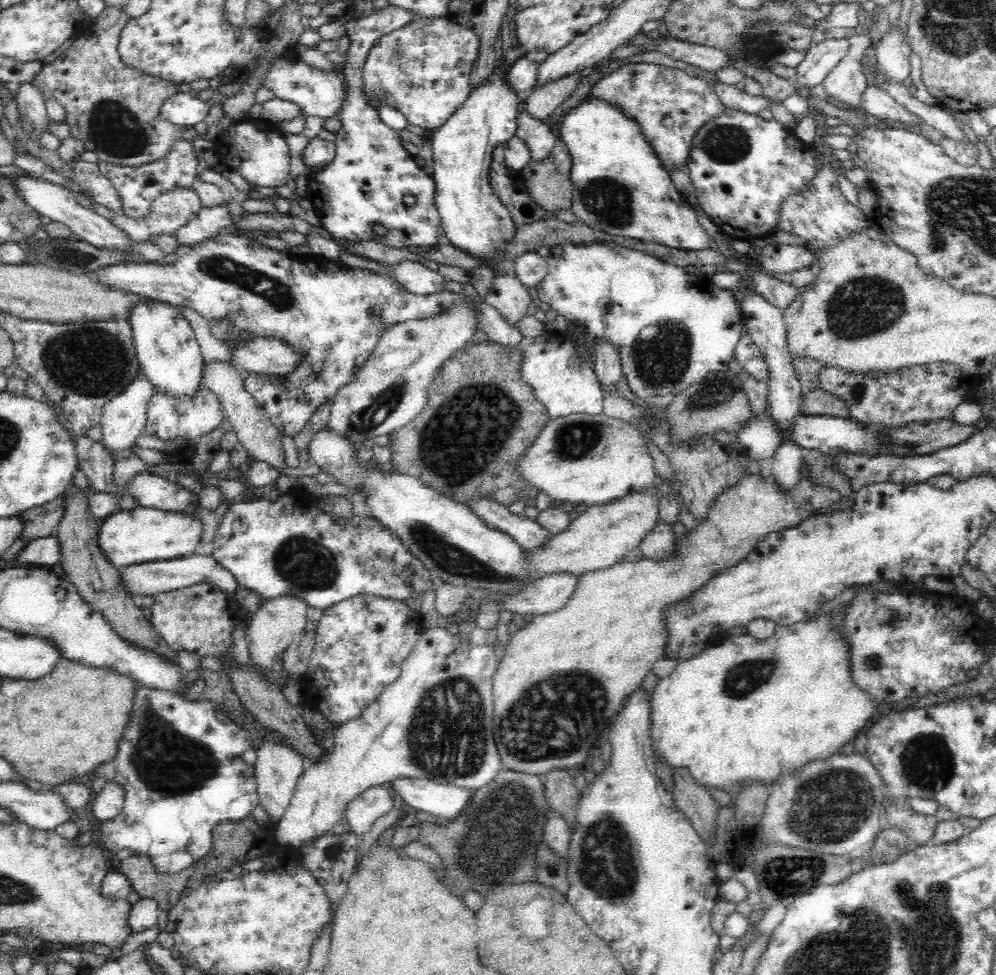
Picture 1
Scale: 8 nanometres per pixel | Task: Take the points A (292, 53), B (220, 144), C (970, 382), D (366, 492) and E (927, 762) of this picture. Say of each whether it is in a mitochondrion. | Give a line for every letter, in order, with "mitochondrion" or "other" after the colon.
A: other
B: other
C: other
D: other
E: mitochondrion

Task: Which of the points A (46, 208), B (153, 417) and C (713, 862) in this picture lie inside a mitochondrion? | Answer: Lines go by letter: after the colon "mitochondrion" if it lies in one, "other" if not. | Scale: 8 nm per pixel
A: other
B: other
C: other

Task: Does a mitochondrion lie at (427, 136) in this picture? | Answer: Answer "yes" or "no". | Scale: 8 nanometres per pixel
no

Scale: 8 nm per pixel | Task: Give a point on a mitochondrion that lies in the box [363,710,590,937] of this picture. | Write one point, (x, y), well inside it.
(506, 842)

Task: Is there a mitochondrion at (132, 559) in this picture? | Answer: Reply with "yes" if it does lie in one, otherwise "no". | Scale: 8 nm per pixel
no

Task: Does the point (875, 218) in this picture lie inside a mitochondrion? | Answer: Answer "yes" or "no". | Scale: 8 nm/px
no

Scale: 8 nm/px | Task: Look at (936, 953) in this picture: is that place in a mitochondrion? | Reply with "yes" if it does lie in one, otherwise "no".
yes

